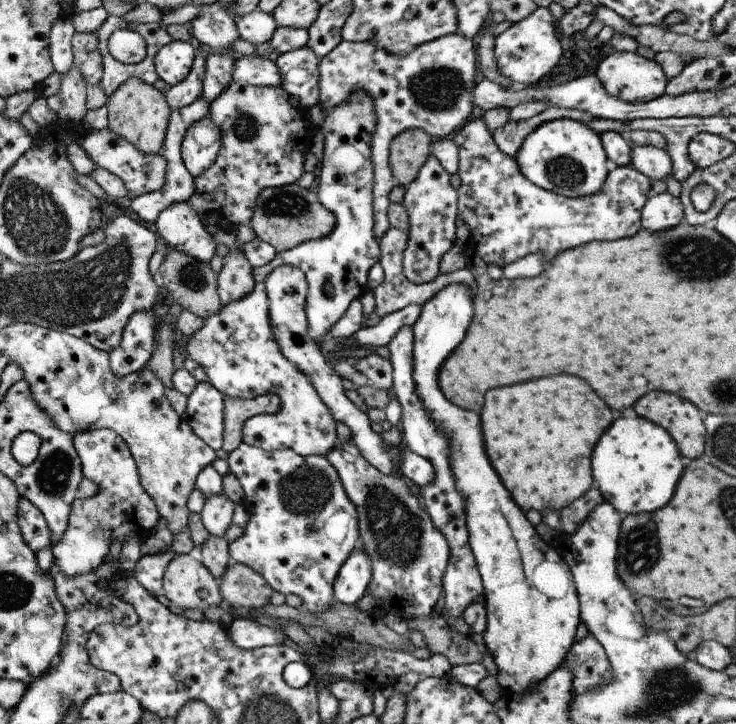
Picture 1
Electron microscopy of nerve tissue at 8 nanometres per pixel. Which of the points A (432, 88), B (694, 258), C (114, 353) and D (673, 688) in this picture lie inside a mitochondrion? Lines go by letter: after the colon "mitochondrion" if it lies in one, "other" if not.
A: mitochondrion
B: mitochondrion
C: other
D: mitochondrion

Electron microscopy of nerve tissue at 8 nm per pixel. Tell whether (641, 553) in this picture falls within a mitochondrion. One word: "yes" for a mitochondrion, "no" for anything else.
yes

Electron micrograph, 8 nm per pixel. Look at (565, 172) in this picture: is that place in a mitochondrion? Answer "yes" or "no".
yes

